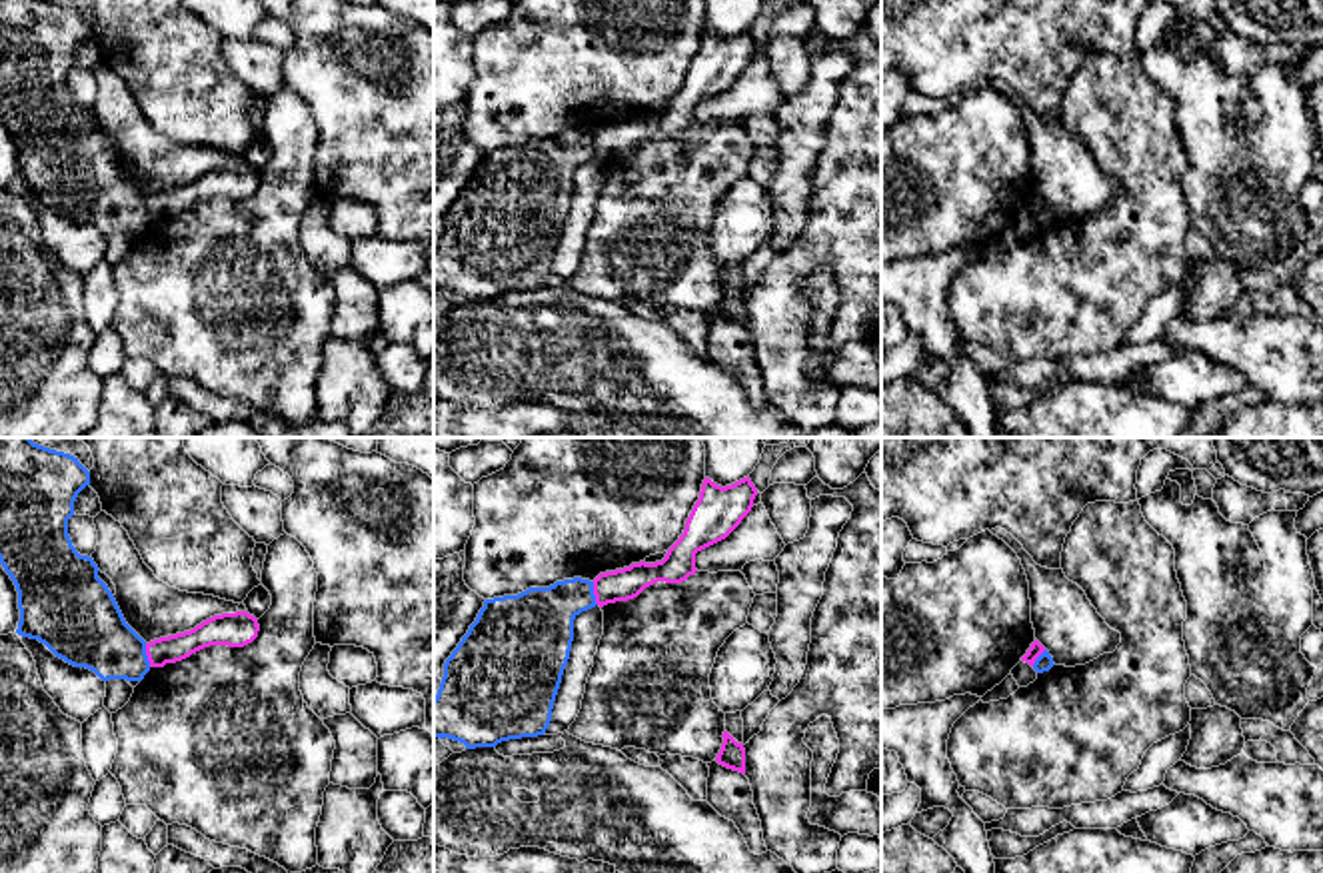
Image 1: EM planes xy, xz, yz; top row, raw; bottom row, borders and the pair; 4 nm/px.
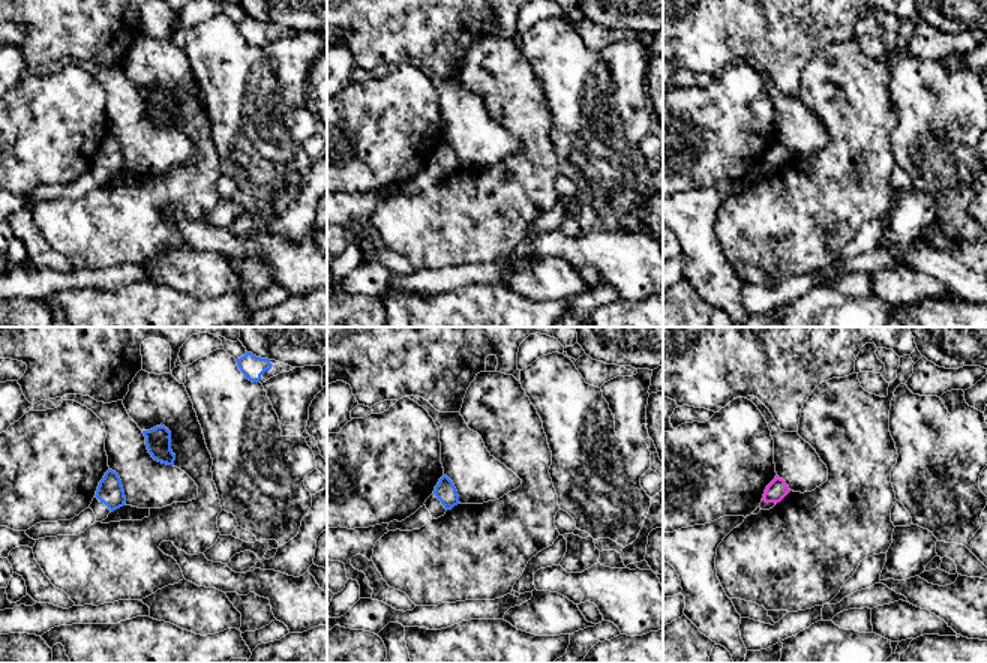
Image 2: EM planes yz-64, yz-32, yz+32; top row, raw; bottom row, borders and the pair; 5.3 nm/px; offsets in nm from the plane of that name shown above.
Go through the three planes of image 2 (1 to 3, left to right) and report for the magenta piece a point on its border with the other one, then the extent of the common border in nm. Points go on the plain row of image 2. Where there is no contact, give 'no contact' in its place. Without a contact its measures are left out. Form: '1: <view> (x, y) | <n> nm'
1: no contact
2: no contact
3: no contact

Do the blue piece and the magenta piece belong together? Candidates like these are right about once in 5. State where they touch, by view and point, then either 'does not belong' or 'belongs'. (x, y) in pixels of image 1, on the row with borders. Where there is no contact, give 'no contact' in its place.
meets blue in xy at (146, 656); does not belong

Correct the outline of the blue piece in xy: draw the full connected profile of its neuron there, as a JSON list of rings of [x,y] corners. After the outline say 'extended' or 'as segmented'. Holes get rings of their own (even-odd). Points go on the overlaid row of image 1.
[[[0,437],[0,563],[16,585],[16,633],[38,639],[56,657],[94,671],[102,681],[142,681],[150,671],[146,641],[126,623],[92,557],[80,555],[68,535],[78,493],[90,471],[78,457],[34,443]]] | as segmented

